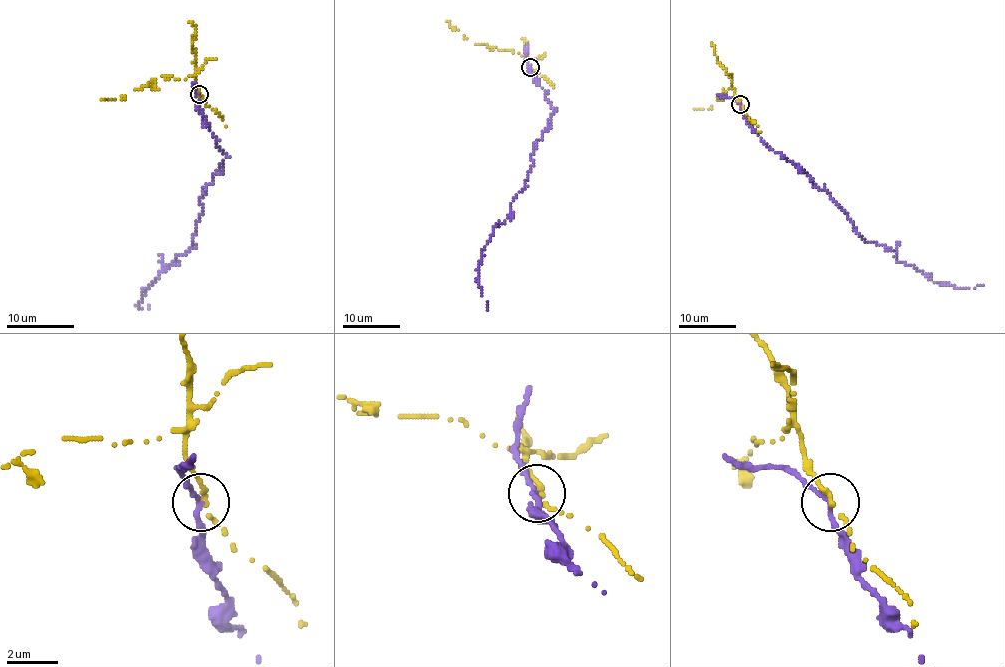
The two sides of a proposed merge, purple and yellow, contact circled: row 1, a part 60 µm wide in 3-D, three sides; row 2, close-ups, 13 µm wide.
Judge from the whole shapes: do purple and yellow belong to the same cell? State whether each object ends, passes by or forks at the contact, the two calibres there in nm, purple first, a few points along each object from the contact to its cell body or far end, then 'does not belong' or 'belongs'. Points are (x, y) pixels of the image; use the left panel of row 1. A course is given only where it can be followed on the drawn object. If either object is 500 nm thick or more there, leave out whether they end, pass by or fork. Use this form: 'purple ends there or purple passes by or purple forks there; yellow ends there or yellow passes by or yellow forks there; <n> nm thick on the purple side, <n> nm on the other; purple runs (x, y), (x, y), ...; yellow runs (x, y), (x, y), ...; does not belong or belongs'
purple passes by; yellow passes by; 180 nm thick on the purple side, 170 nm on the other; purple runs (198, 94), (205, 124), (225, 158), (200, 198), (193, 247), (143, 291), (137, 307), (149, 306); yellow runs (198, 94), (193, 75), (153, 80), (124, 99), (102, 100); does not belong

